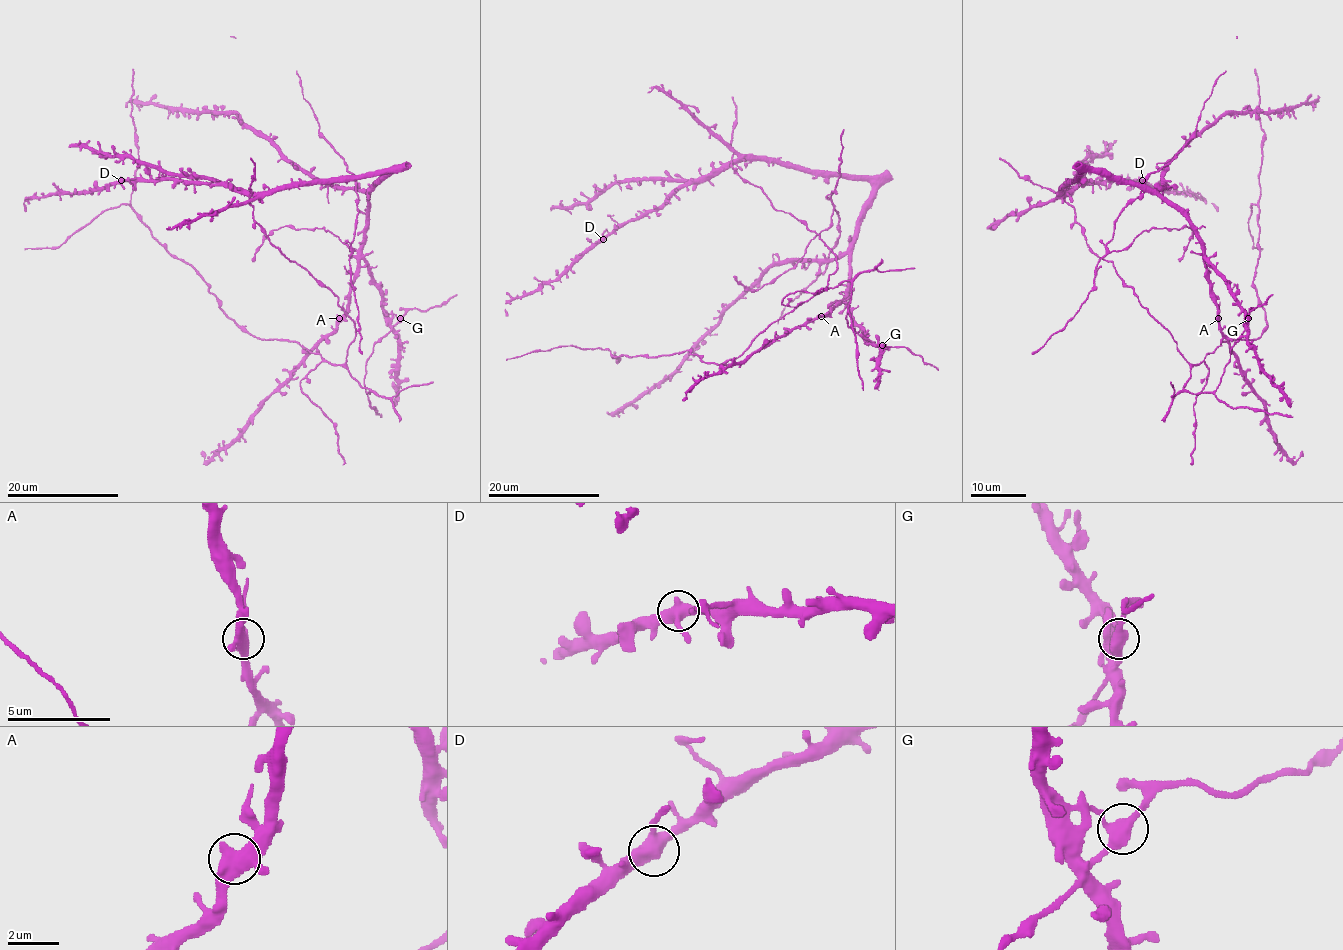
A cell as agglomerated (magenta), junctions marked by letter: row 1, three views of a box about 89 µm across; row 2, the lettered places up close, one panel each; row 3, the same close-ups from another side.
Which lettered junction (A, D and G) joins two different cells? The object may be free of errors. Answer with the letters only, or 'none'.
none

